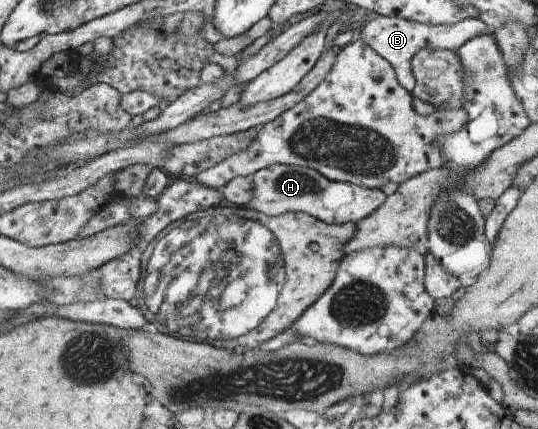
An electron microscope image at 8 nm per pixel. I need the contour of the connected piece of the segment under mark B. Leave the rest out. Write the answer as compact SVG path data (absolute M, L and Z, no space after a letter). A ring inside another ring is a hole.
M378 16L367 23L361 32L361 41L364 41L375 53L378 53L385 61L389 62L395 70L398 82L408 92L412 92L416 79L412 74L411 58L421 48L443 48L444 50L458 50L464 43L481 34L494 35L485 22L477 18L465 18L456 24L431 25L406 20L395 16Z

